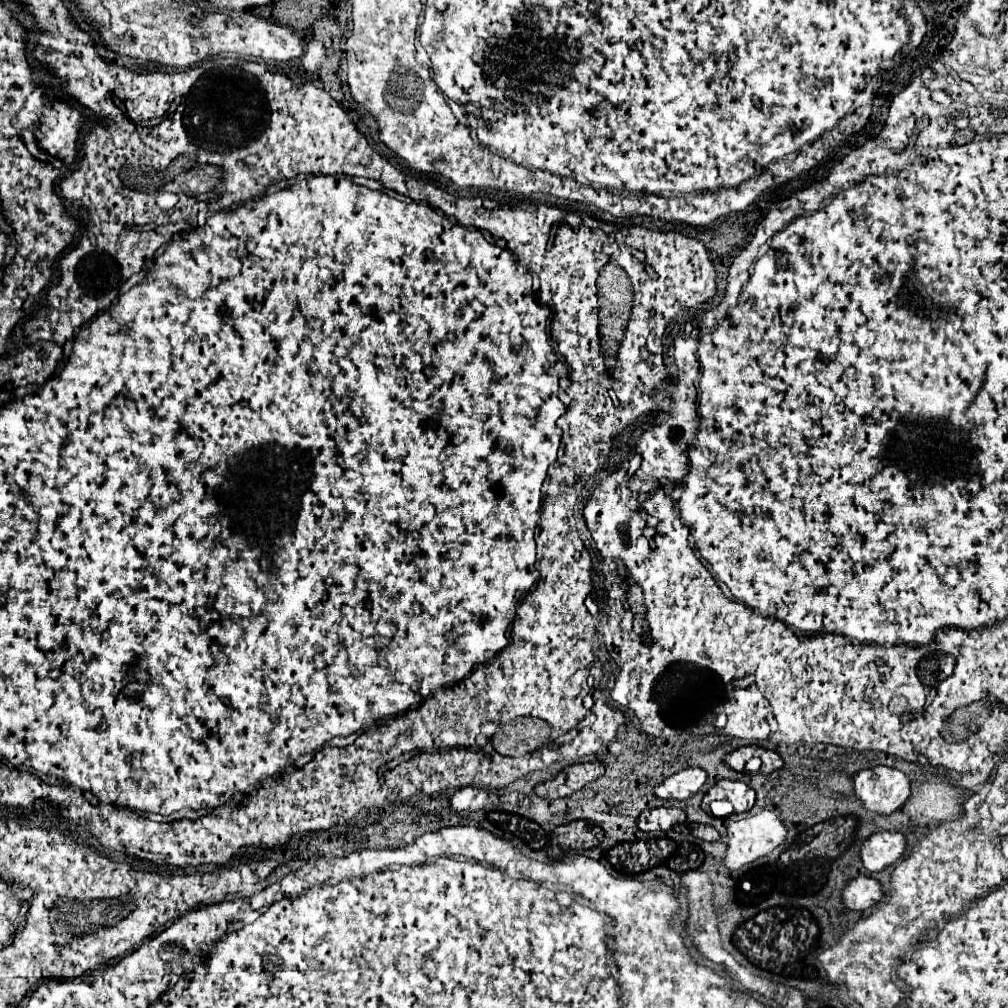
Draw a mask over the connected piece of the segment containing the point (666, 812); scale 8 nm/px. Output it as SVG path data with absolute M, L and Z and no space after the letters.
M655 807L655 809L647 809L639 815L637 819L637 829L639 831L667 831L677 823L685 821L685 813L681 809L675 807Z

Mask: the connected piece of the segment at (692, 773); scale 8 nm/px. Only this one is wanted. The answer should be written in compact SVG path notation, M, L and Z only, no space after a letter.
M691 767L691 769L683 769L671 777L667 777L661 785L657 785L657 789L653 791L657 799L687 799L691 795L695 795L703 783L707 779L707 773L699 767Z

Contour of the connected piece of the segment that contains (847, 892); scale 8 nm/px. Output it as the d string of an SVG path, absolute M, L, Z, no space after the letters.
M865 875L851 879L841 891L841 903L851 911L867 911L883 899L881 885Z

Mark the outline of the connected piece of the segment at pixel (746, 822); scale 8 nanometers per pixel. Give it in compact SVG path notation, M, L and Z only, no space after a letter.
M759 811L753 817L731 821L723 839L727 853L721 863L729 871L737 871L739 867L771 853L783 843L785 835L787 827L781 819L775 819L773 811Z

